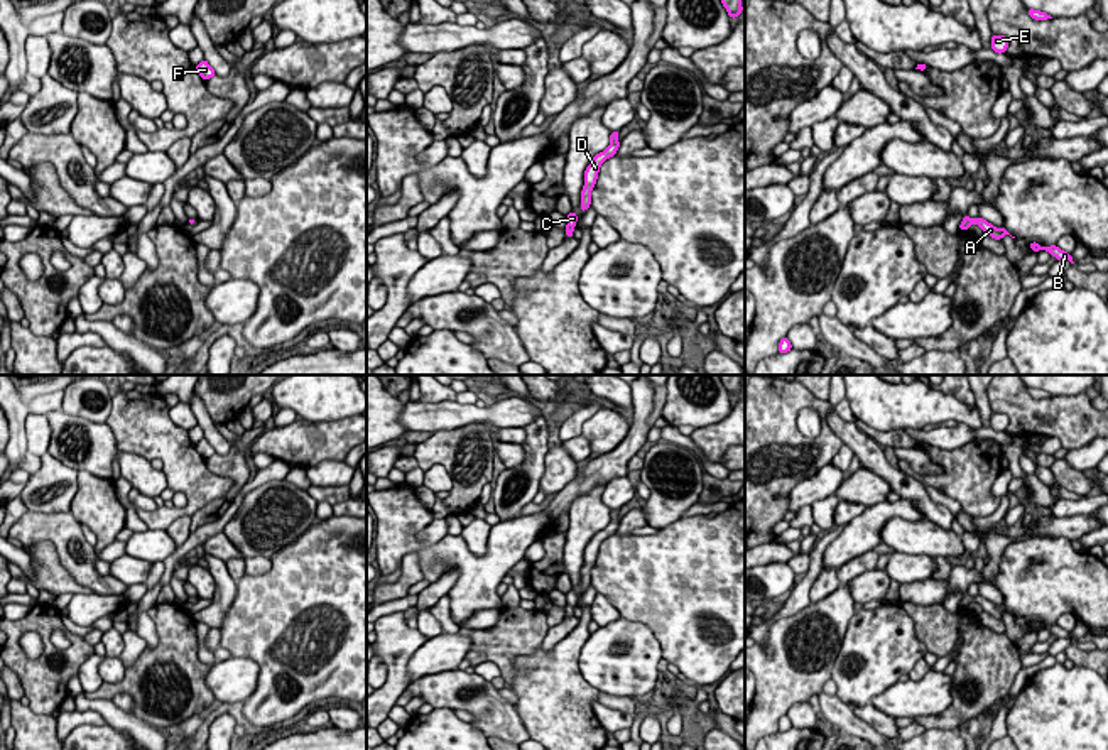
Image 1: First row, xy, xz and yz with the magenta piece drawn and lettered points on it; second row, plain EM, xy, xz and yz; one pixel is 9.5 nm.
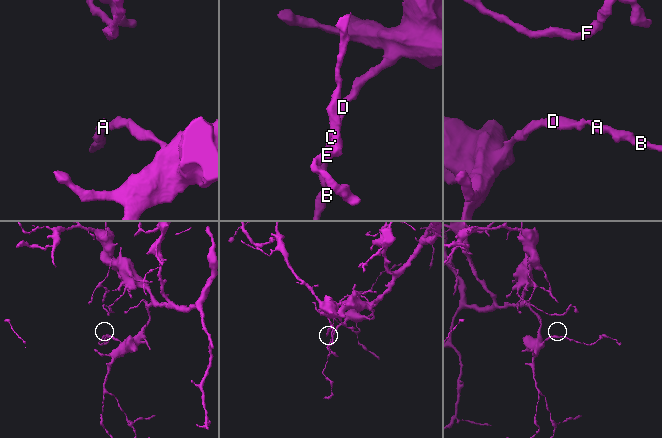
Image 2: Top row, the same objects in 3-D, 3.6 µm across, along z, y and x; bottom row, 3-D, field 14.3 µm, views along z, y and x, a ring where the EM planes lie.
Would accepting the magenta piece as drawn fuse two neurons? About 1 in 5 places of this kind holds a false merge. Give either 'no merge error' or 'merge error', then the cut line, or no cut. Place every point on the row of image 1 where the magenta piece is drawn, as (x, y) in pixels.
no merge error | no cut

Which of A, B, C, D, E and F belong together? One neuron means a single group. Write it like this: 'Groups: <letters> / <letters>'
Groups: A B C D E F

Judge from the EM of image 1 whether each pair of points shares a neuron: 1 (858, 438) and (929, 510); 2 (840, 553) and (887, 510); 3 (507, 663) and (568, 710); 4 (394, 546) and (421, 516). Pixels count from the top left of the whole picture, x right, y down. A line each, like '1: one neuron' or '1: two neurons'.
1: one neuron
2: one neuron
3: two neurons
4: one neuron

